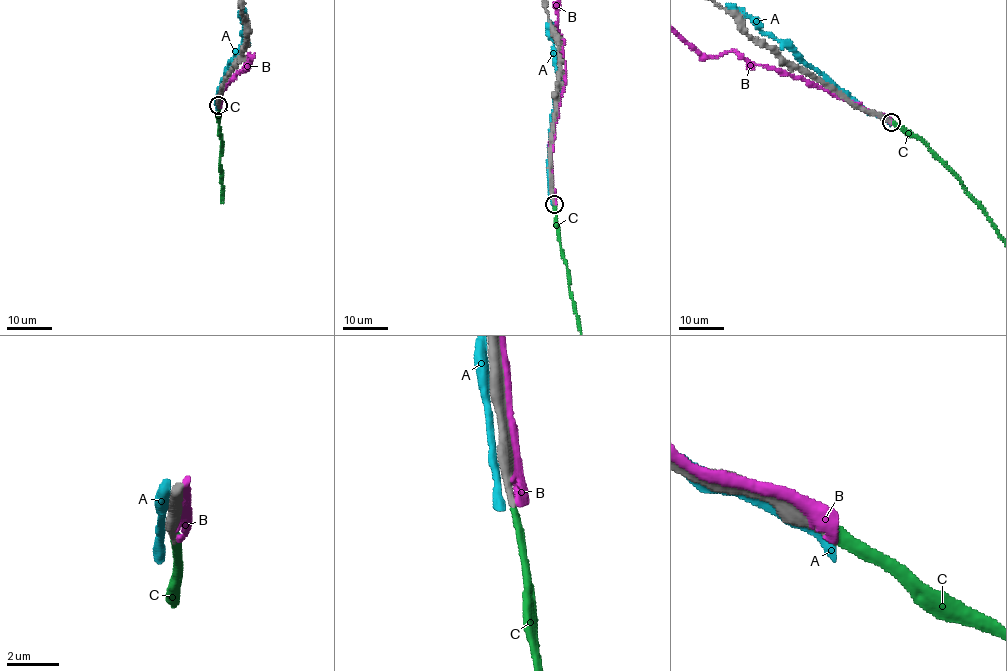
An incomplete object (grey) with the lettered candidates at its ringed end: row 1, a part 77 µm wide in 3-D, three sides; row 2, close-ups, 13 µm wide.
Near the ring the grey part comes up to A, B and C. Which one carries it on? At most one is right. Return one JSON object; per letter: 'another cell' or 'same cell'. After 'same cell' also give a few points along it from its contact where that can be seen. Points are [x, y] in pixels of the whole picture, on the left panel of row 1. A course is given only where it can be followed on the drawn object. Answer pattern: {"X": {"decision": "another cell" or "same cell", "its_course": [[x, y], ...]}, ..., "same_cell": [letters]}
{"A": {"decision": "another cell"}, "B": {"decision": "another cell"}, "C": {"decision": "same cell"}, "same_cell": ["C"]}

